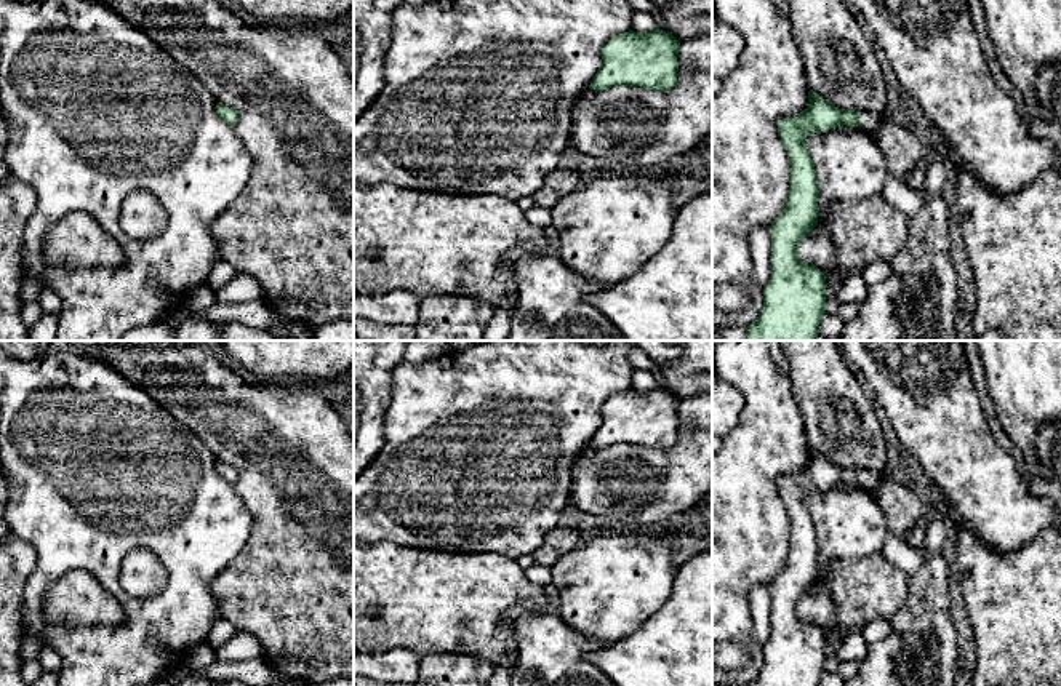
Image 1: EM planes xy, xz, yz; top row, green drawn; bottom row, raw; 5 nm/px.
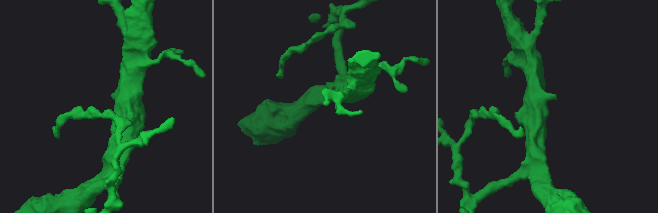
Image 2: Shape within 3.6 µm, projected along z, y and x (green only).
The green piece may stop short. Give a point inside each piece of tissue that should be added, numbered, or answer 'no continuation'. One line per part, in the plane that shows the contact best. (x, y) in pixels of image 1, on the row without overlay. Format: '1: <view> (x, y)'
1: yz (869, 478)

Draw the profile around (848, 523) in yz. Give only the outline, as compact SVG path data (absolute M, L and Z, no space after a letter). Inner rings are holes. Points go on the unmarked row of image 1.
M858 485L829 488L805 497L818 540L818 584L799 601L799 617L829 633L835 603L829 596L829 568L837 560L864 558L882 550L888 526L879 502Z

